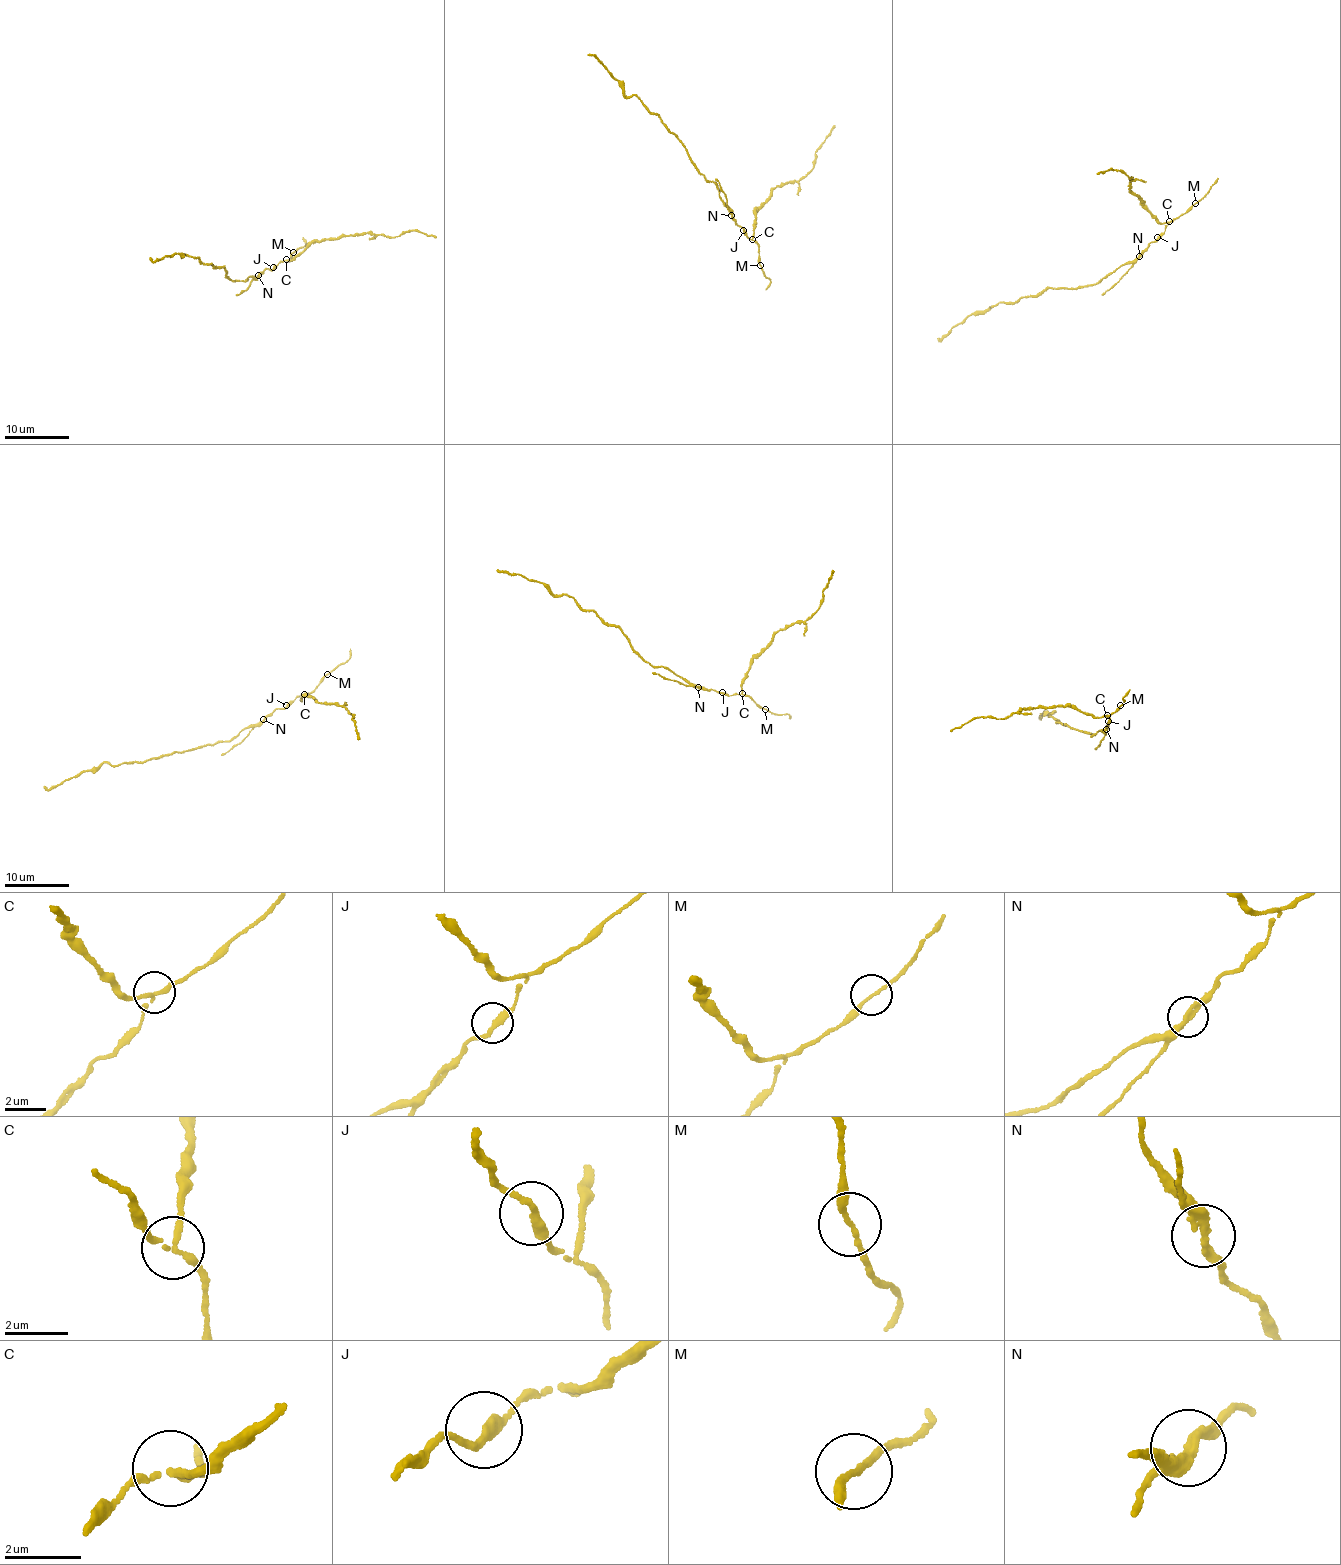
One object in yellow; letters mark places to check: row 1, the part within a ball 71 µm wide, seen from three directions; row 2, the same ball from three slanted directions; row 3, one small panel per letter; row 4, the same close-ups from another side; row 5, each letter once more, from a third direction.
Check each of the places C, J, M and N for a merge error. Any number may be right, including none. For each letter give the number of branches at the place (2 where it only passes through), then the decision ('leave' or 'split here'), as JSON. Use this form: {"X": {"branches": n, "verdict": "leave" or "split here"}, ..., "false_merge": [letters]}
{"C": {"branches": 3, "verdict": "split here"}, "J": {"branches": 2, "verdict": "leave"}, "M": {"branches": 2, "verdict": "leave"}, "N": {"branches": 2, "verdict": "split here"}, "false_merge": ["C", "N"]}

